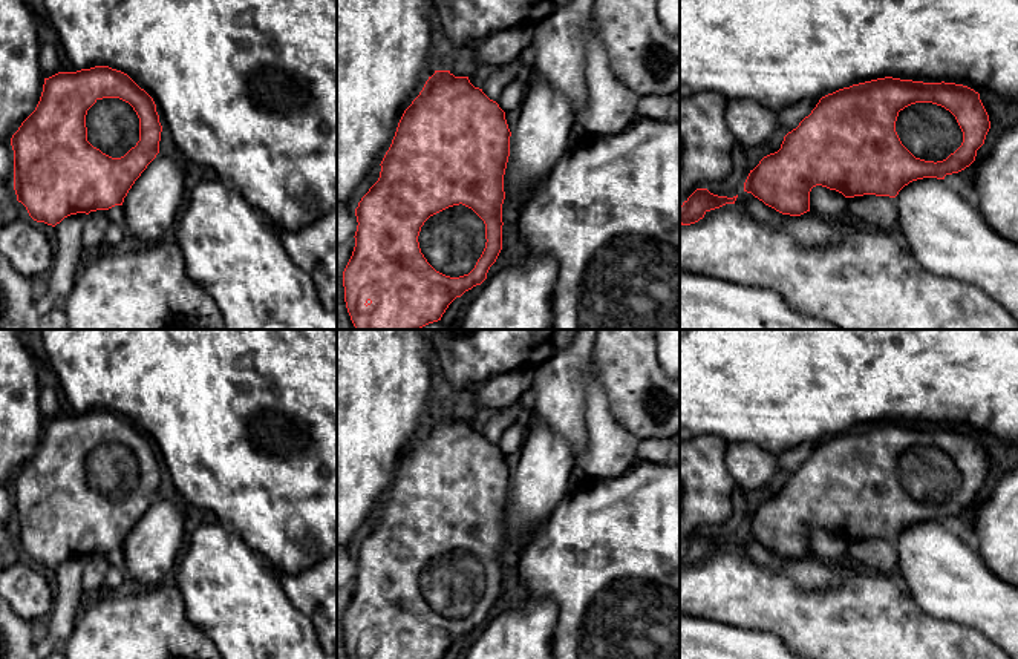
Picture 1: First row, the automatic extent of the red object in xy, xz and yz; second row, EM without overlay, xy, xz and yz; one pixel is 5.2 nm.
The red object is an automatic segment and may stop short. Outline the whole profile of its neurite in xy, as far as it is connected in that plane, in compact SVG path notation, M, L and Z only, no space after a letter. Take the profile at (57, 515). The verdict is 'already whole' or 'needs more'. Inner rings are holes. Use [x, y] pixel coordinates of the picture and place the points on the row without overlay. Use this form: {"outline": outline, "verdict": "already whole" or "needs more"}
{"outline": "M95 409L44 421L35 454L11 481L17 544L26 550L34 564L52 570L70 558L89 558L122 549L135 524L159 497L161 475L153 441L121 414Z", "verdict": "needs more"}

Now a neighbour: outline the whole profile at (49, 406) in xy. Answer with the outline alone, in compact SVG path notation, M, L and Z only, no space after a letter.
M43 380L40 388L38 405L44 421L49 421L60 415L57 386L52 380Z

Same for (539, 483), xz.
M531 409L520 460L510 480L505 541L527 541L568 495L569 475L577 466L571 446Z

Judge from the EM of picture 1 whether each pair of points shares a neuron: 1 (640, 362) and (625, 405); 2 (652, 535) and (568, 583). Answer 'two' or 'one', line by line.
1: one
2: one

